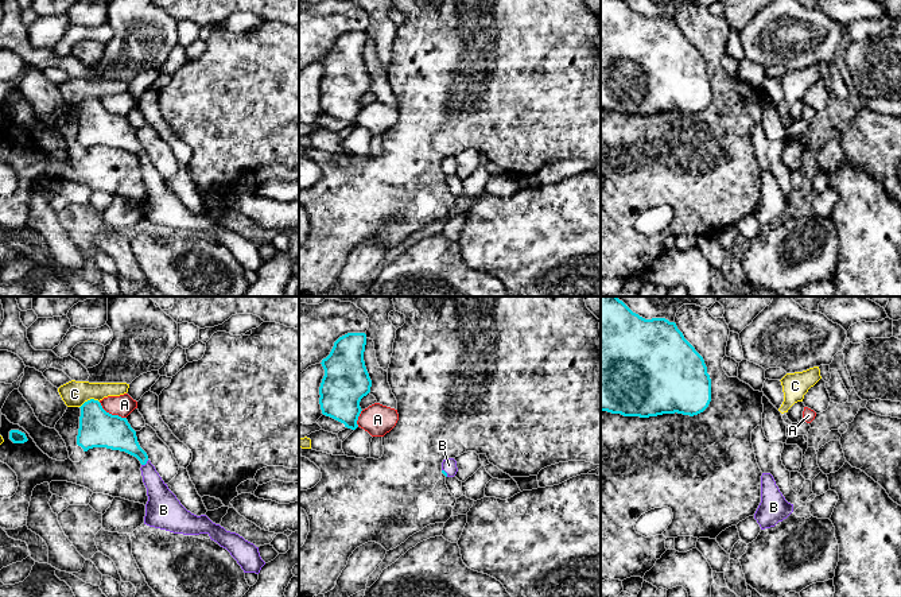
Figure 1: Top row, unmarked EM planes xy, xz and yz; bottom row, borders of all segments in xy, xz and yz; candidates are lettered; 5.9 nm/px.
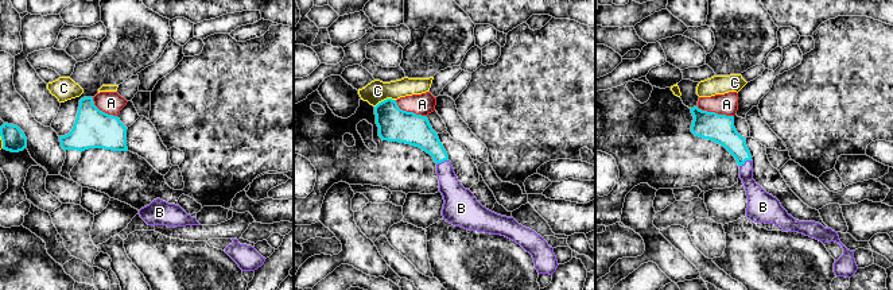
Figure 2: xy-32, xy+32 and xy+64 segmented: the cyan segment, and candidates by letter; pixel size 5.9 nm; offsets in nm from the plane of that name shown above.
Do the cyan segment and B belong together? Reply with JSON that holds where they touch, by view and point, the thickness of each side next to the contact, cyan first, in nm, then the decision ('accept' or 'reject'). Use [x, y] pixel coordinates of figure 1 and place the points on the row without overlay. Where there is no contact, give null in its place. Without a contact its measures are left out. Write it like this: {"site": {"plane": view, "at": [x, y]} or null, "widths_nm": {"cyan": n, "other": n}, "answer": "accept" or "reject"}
{"site": {"plane": "xy", "at": [144, 162]}, "widths_nm": {"cyan": 190, "other": 170}, "answer": "accept"}

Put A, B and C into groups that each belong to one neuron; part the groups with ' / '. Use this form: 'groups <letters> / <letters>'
groups A / B / C

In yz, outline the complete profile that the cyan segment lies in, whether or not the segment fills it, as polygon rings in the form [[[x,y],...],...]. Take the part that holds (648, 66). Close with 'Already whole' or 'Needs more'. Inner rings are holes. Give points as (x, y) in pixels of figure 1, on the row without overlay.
[[[601,0],[601,109],[649,116],[663,112],[698,113],[711,100],[711,77],[703,55],[684,36],[675,20],[645,18],[624,0]]]. Already whole

